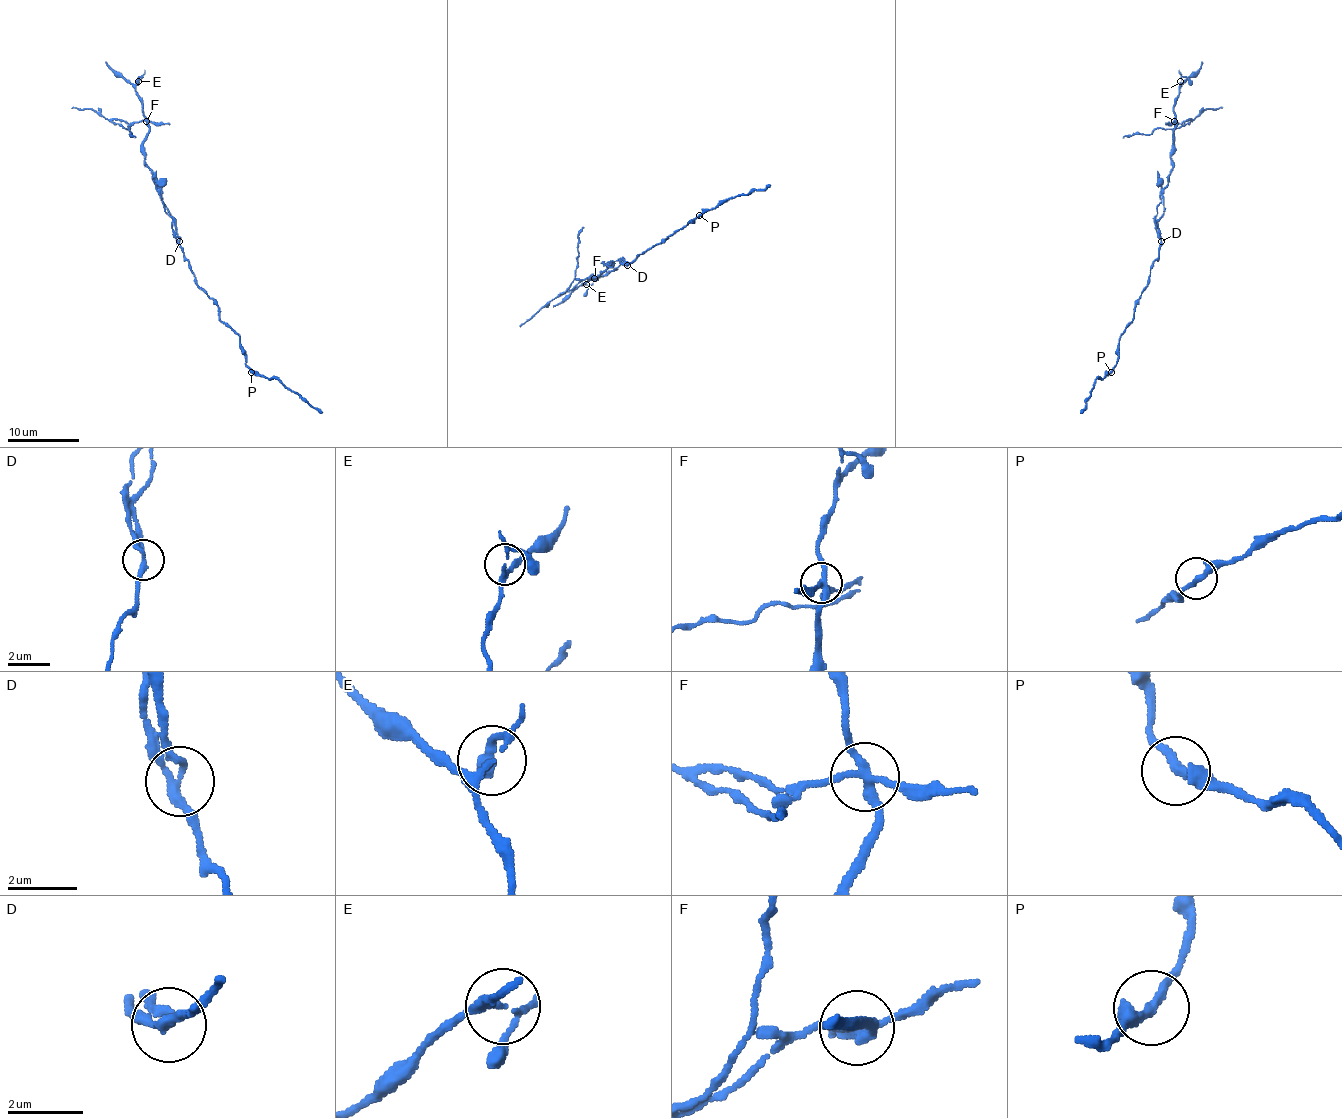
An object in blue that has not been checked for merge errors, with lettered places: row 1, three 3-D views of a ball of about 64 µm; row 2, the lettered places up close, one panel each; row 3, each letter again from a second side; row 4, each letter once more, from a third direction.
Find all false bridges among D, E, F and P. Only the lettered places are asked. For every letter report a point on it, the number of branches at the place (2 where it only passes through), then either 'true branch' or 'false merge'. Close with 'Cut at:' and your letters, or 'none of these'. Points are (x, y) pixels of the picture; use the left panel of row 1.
D: (179, 241) | 2 | false merge
E: (138, 81) | 4 | true branch
F: (146, 121) | 4 | false merge
P: (251, 372) | 2 | true branch
Cut at: D, F

